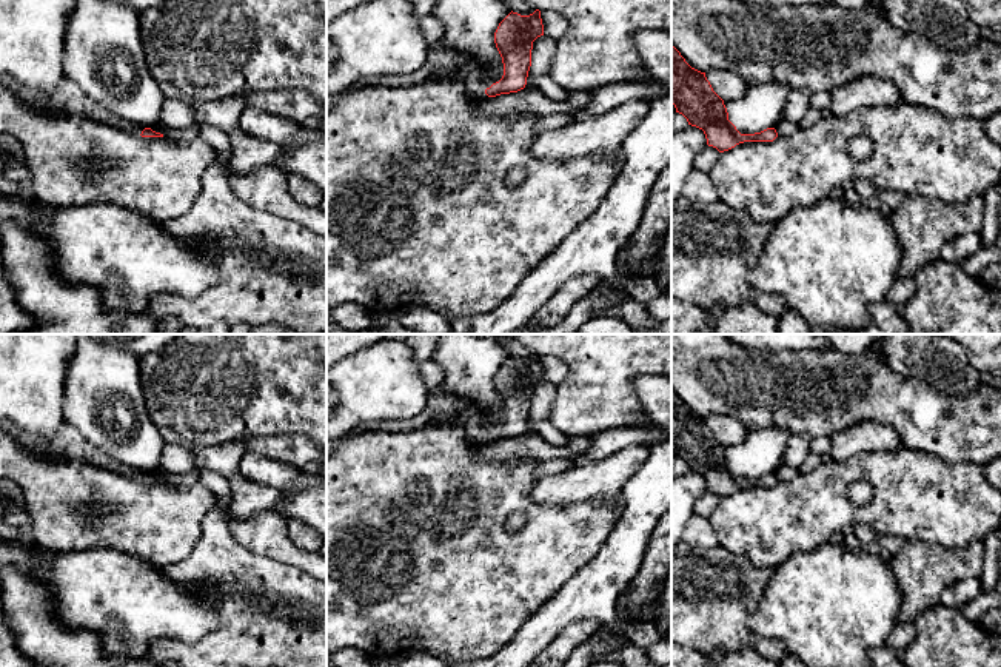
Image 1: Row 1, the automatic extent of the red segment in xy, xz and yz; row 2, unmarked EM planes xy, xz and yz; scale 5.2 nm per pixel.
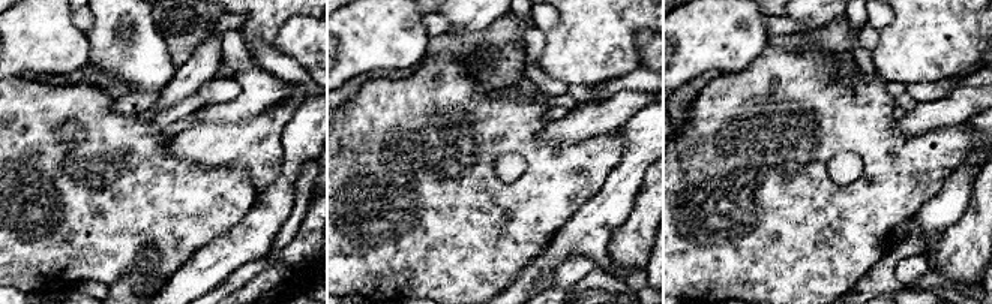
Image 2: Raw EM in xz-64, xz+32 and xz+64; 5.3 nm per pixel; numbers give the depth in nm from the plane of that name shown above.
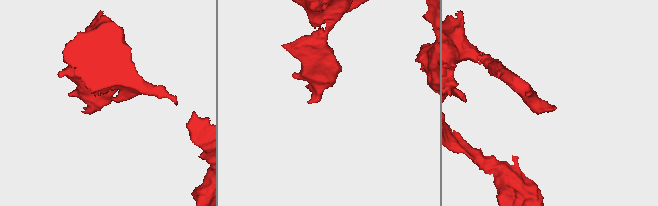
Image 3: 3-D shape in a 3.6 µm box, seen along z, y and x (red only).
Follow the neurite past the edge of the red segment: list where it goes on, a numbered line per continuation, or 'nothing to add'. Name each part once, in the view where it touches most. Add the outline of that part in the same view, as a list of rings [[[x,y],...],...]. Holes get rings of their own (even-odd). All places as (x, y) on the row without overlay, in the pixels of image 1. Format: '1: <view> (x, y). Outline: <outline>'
1: xz (441, 405). Outline: [[[436,388],[430,391],[427,408],[408,421],[377,421],[359,424],[350,434],[360,434],[367,431],[390,431],[408,433],[436,422],[444,424],[453,416],[454,422],[465,428],[468,437],[474,442],[488,442],[485,434],[494,427],[487,427],[474,405],[467,401]]]

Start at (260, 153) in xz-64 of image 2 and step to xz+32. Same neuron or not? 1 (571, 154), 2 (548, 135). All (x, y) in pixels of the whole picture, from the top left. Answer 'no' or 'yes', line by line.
1: no
2: yes

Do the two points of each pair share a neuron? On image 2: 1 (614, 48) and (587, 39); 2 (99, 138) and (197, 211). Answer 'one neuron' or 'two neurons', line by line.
1: one neuron
2: one neuron

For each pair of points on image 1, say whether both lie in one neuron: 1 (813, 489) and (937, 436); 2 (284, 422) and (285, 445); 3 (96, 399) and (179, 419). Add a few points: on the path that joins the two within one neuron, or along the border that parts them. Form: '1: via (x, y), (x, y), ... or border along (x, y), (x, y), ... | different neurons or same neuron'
1: border along (901, 444), (913, 450), (934, 453), (943, 461) | different neurons
2: border along (247, 433), (305, 435), (310, 439) | different neurons
3: border along (139, 376), (148, 418), (167, 442) | different neurons

